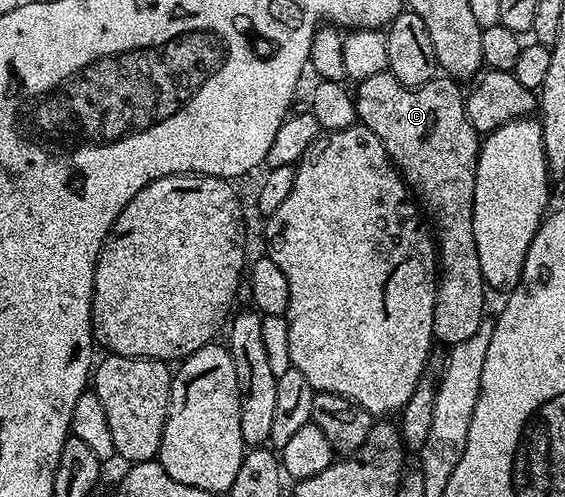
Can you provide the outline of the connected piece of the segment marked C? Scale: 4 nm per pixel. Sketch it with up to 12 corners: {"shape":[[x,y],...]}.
{"shape":[[451,77],[354,87],[438,248],[432,334],[486,317],[472,224],[482,139]]}

